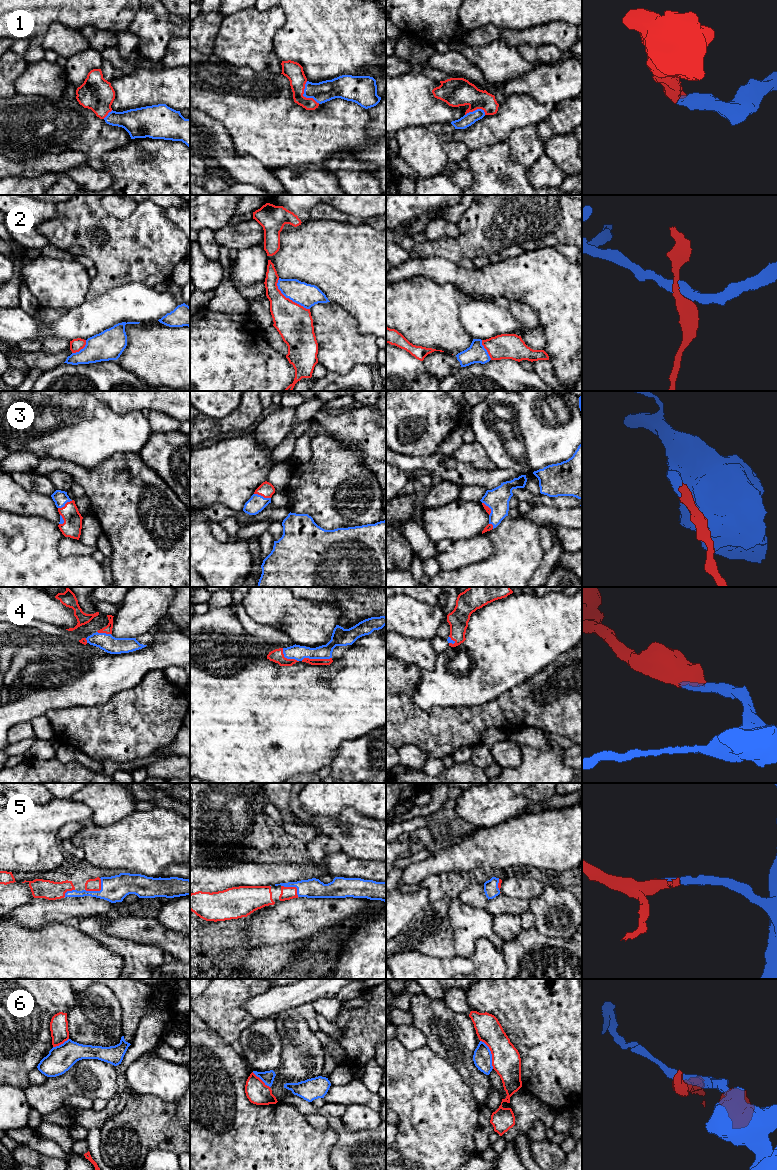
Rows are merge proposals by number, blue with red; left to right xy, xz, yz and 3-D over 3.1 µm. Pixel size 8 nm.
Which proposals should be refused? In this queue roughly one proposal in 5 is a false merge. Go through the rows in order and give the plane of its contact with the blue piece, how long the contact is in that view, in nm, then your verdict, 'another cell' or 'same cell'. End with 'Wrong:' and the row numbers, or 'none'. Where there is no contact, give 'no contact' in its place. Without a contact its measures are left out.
1: xz | 220 nm | same cell
2: xz | 360 nm | another cell
3: xz | 140 nm | same cell
4: xz | 240 nm | same cell
5: xy | 160 nm | same cell
6: yz | 260 nm | another cell
Wrong: 2, 6

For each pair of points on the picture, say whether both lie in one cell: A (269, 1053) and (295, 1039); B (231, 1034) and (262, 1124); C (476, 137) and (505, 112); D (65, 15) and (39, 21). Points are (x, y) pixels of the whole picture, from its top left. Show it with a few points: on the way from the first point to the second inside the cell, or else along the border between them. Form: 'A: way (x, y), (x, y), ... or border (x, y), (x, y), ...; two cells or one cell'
A: border (276, 1023), (281, 1056), (280, 1063), (274, 1068); two cells
B: border (212, 1029), (230, 1047); two cells
C: way (483, 133), (498, 119); one cell
D: way (59, 15), (45, 15); one cell

